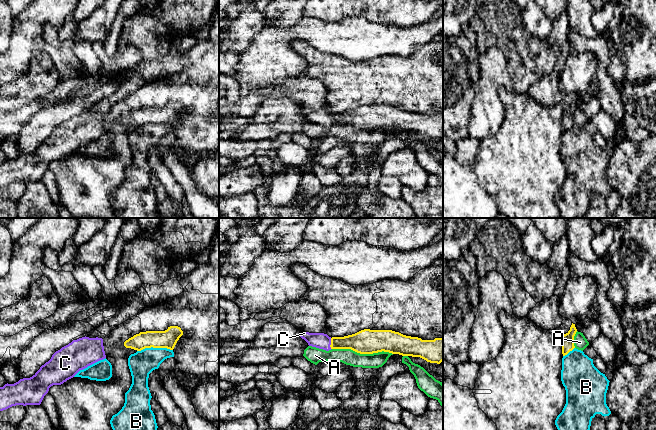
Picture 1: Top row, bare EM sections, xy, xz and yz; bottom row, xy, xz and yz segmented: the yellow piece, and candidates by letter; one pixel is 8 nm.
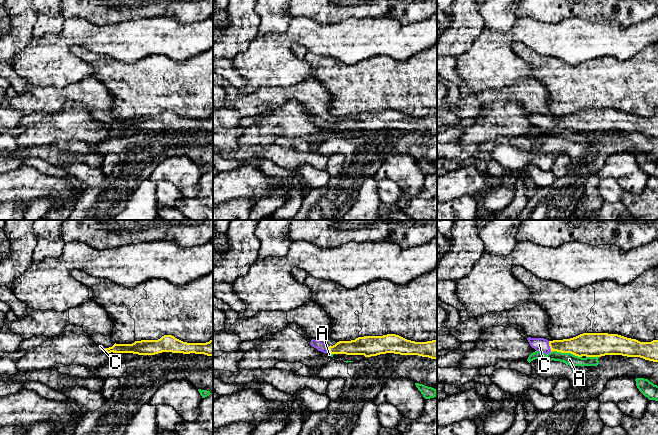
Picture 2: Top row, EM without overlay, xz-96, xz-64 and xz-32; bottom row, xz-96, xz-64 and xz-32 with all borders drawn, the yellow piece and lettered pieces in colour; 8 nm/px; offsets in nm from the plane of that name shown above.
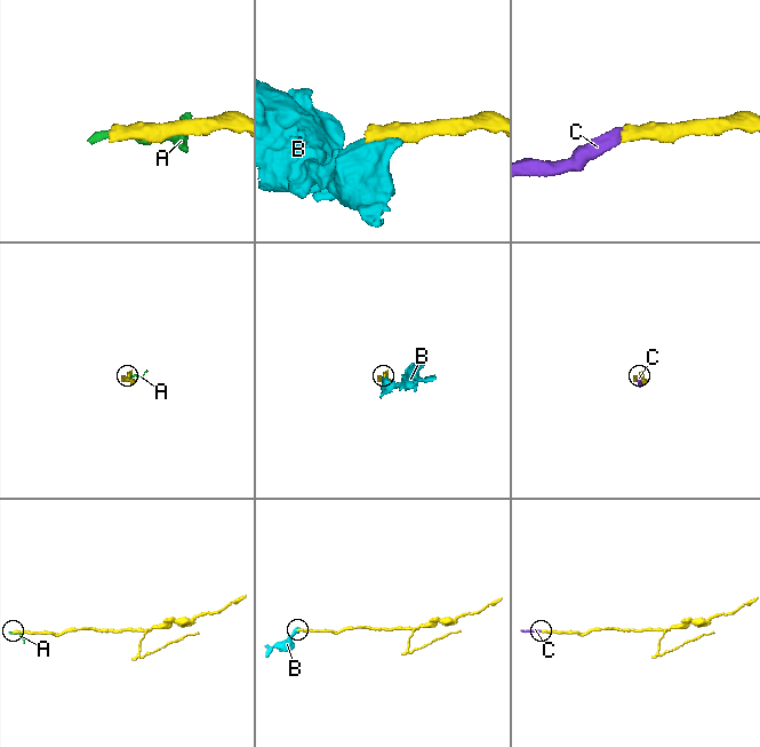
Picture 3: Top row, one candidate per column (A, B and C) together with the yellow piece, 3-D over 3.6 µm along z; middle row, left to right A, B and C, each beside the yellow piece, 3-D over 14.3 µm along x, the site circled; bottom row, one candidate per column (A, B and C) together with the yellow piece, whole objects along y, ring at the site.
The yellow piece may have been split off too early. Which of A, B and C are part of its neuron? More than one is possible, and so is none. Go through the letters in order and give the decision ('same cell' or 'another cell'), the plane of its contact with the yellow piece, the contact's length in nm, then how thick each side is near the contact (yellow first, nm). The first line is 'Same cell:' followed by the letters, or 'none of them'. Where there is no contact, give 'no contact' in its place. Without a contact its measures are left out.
Same cell: C
A: another cell | xz | 500 nm | 200/130 nm
B: another cell | xy | 280 nm | 140/200 nm
C: same cell | xz | 90 nm | 180/130 nm

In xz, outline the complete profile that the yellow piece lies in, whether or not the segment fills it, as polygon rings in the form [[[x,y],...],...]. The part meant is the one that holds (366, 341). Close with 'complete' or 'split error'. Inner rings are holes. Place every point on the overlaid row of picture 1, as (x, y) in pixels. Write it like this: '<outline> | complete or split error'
[[[364,329],[344,337],[329,337],[324,333],[303,332],[300,337],[309,346],[329,351],[351,349],[360,354],[389,352],[402,356],[420,357],[427,362],[440,364],[443,361],[443,338],[422,340],[392,330]]] | split error

